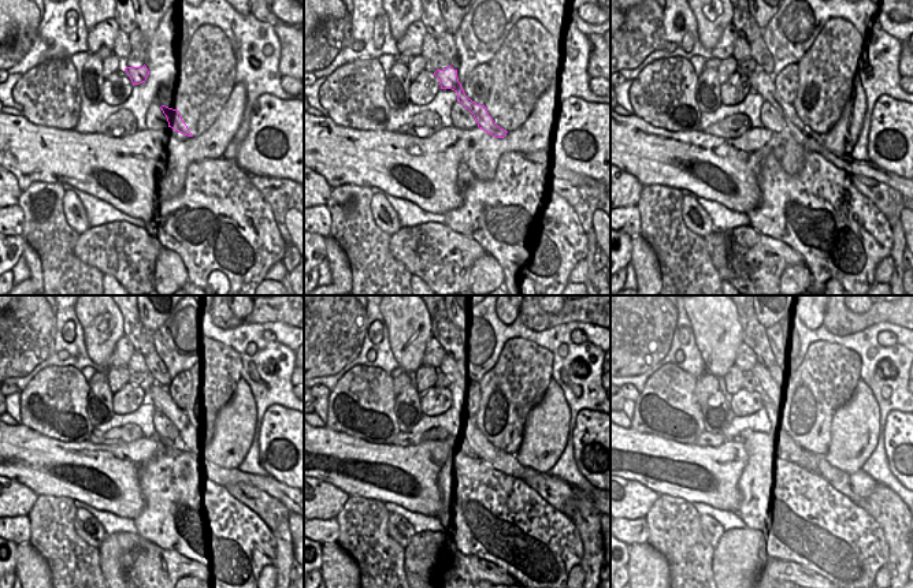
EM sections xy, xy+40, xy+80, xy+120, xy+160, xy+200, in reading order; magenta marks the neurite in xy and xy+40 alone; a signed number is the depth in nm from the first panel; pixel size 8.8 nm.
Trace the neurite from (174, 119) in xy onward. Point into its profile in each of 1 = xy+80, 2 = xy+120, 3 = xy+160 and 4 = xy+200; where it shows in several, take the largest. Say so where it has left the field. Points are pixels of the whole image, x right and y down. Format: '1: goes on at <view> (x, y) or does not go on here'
1: goes on at xy+80 (761, 82)
2: goes on at xy+120 (196, 456)
3: goes on at xy+160 (479, 446)
4: goes on at xy+200 (785, 447)

